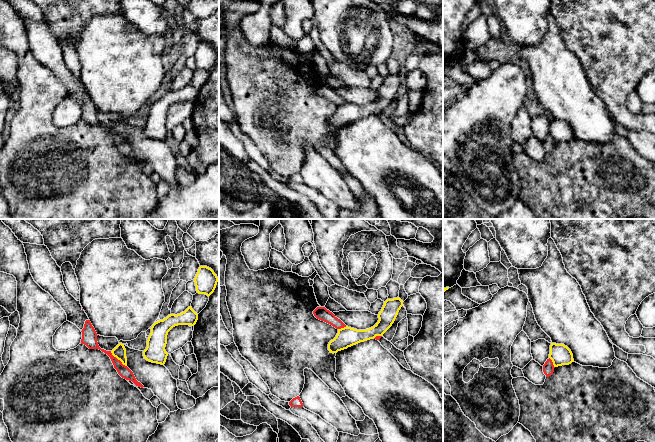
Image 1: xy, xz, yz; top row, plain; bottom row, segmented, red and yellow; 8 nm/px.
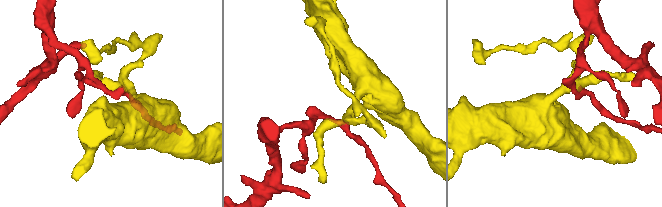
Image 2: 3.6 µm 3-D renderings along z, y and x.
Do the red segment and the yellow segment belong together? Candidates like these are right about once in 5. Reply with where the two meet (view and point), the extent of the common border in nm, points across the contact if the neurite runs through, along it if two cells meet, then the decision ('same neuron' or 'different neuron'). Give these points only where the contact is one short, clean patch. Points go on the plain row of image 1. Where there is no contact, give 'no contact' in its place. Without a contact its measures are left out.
contact xy (117, 135); length 180 nm; border xy (110, 127), (126, 142); different neuron

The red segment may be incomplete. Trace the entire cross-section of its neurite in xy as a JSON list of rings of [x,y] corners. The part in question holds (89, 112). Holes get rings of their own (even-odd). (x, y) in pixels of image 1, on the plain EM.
[[[86,96],[84,100],[84,104],[82,105],[82,115],[81,120],[86,121],[89,125],[99,125],[105,130],[107,130],[113,141],[114,144],[117,146],[118,150],[129,157],[132,157],[136,162],[143,164],[144,162],[138,158],[133,150],[133,148],[125,141],[122,140],[120,136],[118,136],[116,133],[114,133],[111,129],[111,127],[106,127],[104,125],[101,125],[97,118],[97,109],[92,102],[90,96]]]

